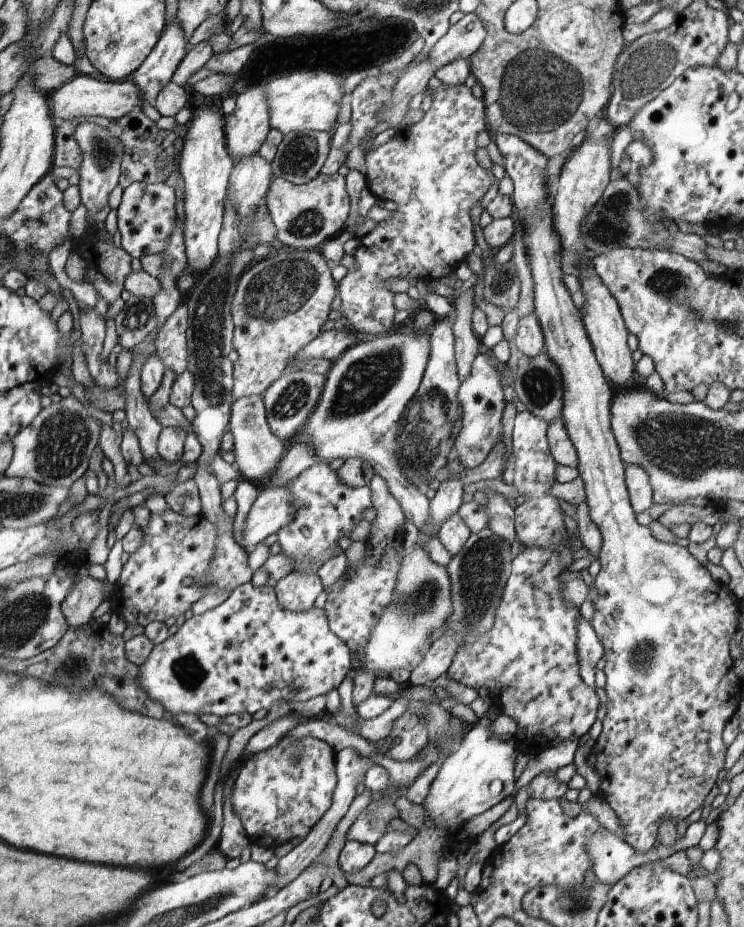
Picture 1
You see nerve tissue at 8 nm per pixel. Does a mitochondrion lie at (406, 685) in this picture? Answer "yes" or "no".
no

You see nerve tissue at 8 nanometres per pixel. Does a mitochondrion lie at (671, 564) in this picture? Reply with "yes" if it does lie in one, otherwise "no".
no

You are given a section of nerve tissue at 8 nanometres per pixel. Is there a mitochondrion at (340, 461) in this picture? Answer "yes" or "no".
no

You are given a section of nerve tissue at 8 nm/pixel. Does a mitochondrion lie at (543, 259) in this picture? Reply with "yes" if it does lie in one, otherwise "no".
no

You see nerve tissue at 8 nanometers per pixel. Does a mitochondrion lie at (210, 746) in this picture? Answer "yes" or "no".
no

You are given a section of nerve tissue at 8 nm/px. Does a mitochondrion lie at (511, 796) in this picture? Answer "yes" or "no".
no

